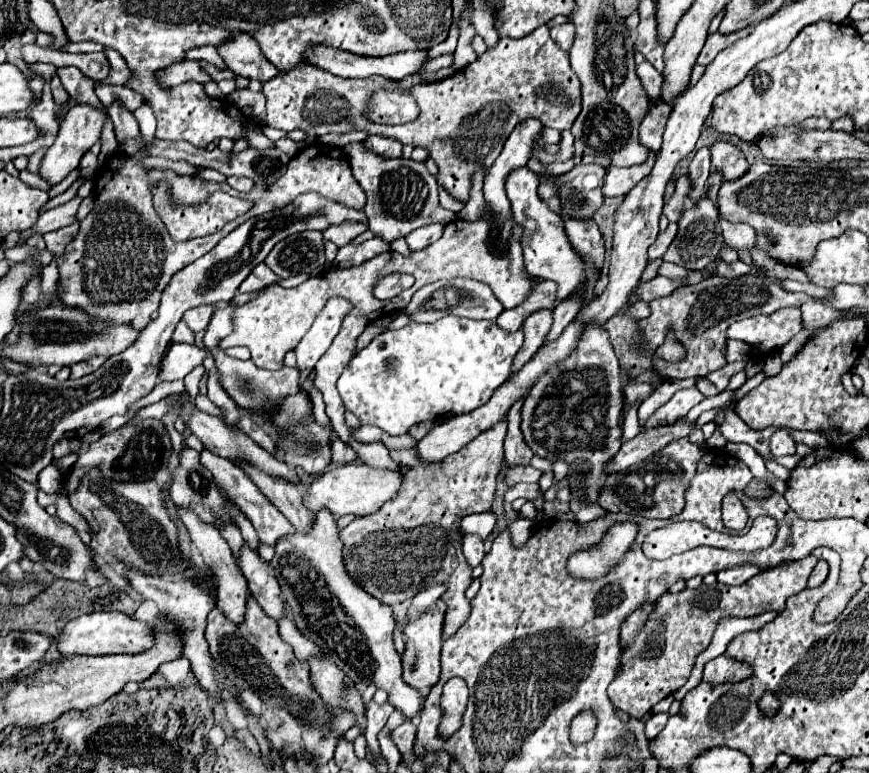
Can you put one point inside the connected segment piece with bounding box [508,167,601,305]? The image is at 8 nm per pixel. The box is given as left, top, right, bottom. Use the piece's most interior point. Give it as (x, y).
(547, 253)

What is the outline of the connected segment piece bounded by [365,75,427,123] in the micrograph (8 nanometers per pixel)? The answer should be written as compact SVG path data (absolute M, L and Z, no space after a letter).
M407 75L399 81L399 91L377 89L367 107L367 119L375 123L407 123L419 115L419 105L411 97L411 87L427 83L421 75Z

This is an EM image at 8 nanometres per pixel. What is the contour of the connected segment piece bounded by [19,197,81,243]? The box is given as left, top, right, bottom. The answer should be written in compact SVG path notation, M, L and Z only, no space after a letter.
M75 197L65 205L59 205L59 207L53 207L49 211L41 213L39 219L35 221L35 225L31 225L31 229L19 233L19 243L25 243L35 233L43 235L47 231L57 231L57 229L61 229L65 225L71 225L75 221L75 213L79 209L79 203L81 203L81 197Z

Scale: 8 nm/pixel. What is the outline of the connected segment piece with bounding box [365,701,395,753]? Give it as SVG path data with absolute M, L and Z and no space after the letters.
M369 701L367 705L367 731L365 731L365 737L367 737L367 743L369 747L375 751L375 753L381 753L379 749L379 743L377 743L377 733L383 729L383 725L387 723L387 717L393 713L393 705L391 703L383 703L383 705L377 705L375 701Z

